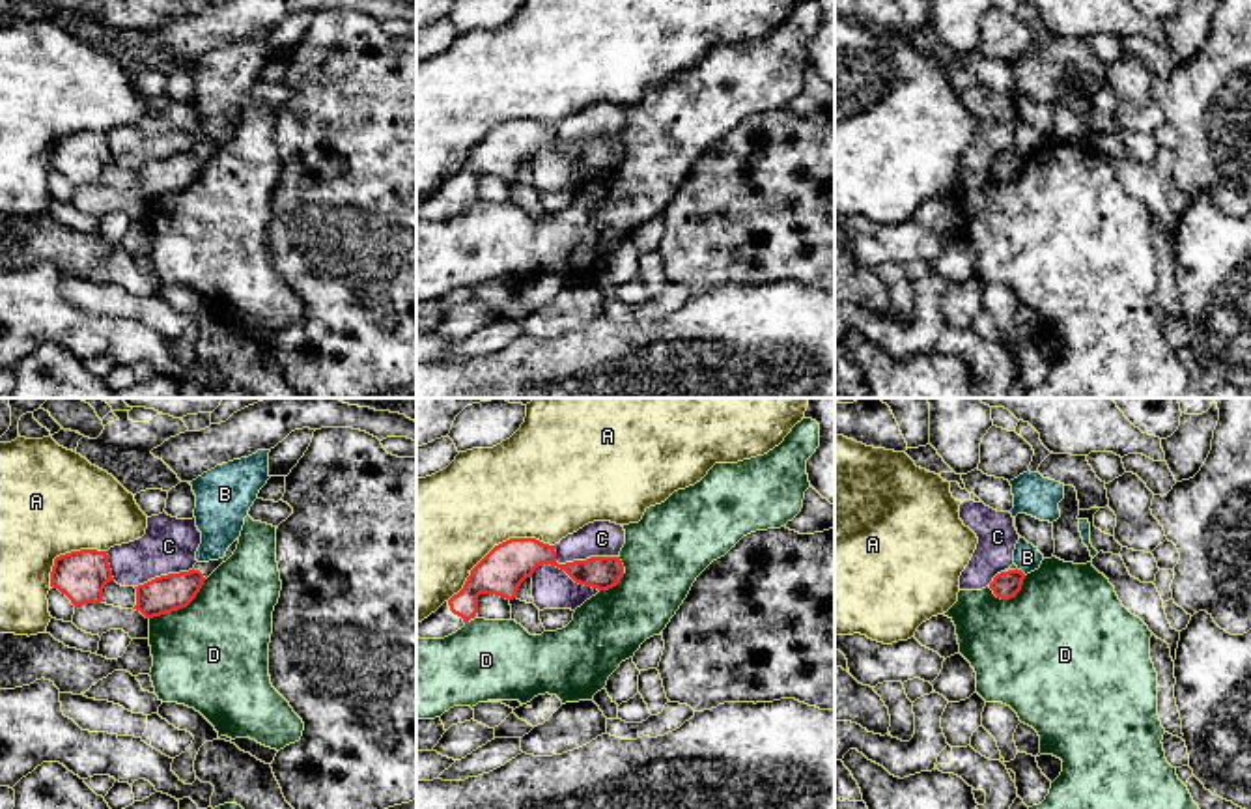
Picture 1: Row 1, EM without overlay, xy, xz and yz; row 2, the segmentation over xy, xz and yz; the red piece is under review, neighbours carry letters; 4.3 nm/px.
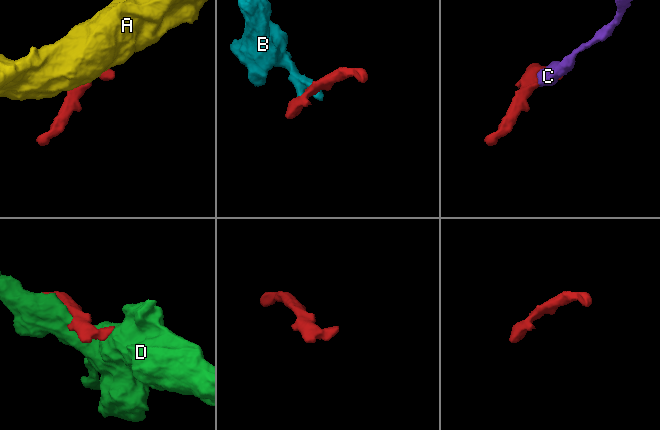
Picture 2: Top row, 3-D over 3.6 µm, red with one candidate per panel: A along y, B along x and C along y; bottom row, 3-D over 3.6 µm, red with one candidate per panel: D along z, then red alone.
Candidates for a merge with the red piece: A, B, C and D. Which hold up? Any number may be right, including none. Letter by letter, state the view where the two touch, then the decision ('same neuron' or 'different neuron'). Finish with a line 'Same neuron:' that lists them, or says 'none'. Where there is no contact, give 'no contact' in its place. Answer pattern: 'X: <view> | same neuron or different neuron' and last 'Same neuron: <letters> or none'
A: xz | different neuron
B: yz | different neuron
C: xz | different neuron
D: xy | different neuron
Same neuron: none

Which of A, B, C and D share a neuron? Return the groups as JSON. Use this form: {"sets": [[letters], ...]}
{"sets": [["A"], ["B"], ["C"], ["D"]]}

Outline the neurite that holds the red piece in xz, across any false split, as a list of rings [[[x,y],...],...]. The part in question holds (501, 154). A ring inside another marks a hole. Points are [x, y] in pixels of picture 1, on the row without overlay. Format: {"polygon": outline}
{"polygon": [[[510,120],[495,127],[467,159],[463,170],[444,183],[435,194],[416,206],[416,219],[444,220],[467,204],[478,200],[478,177],[495,176],[517,179],[517,172],[538,148],[551,146],[564,151],[575,164],[609,172],[624,159],[620,138],[590,138],[566,146],[556,144],[555,127],[536,120]]]}

